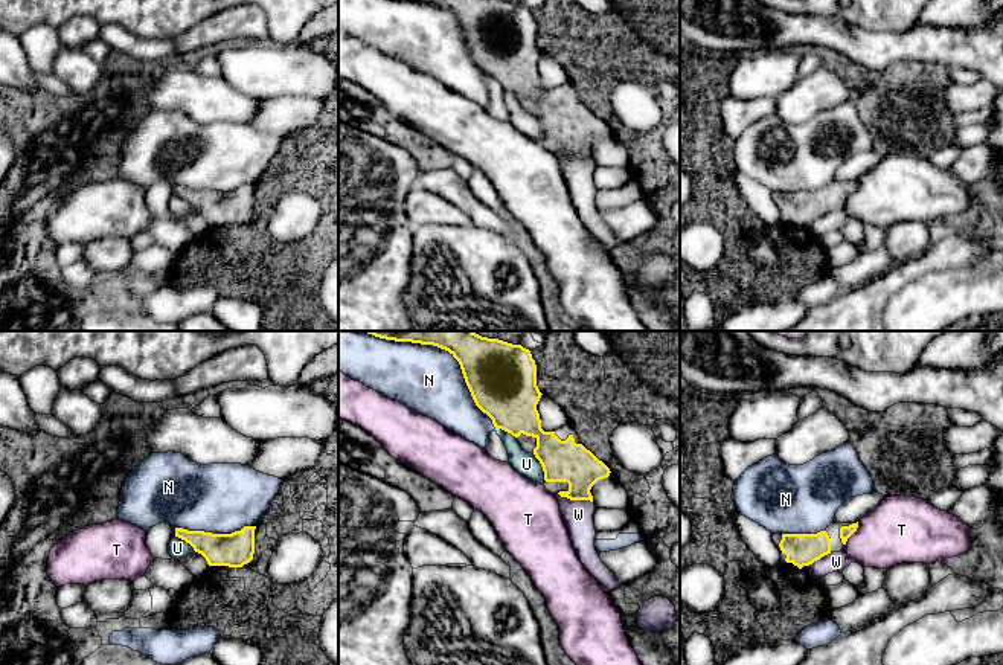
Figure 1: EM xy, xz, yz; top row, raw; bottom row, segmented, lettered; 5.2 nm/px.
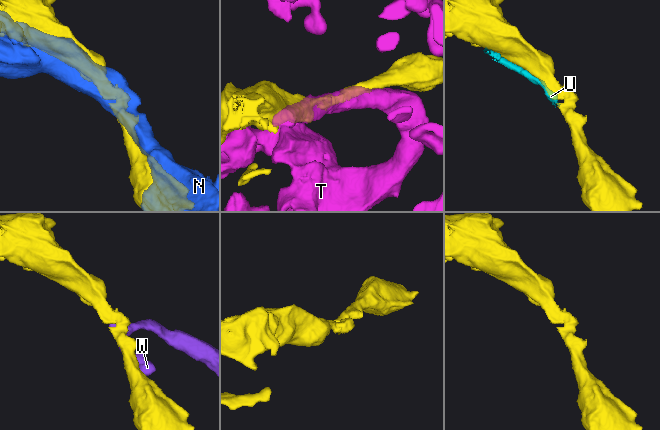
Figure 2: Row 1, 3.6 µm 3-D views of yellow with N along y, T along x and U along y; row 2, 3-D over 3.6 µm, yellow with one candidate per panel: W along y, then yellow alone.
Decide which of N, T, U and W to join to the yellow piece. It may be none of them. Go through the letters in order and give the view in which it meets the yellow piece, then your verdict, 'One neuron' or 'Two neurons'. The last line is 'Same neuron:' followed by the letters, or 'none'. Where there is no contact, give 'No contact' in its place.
N: Touches yellow in xz. Two neurons
T: Touches yellow in yz. Two neurons
U: Touches yellow in xz. Two neurons
W: Touches yellow in xz. Two neurons
Same neuron: none

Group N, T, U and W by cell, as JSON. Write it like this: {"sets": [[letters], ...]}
{"sets": [["N"], ["T"], ["U"], ["W"]]}

